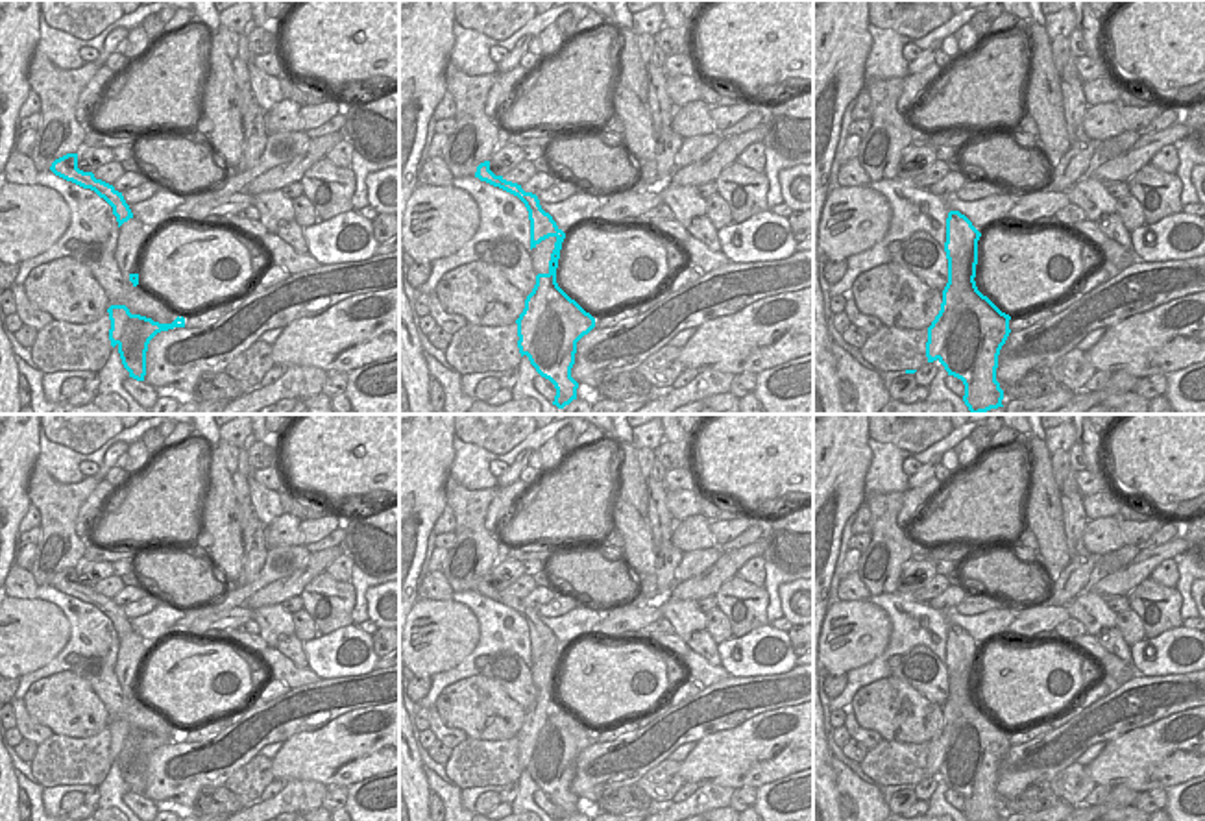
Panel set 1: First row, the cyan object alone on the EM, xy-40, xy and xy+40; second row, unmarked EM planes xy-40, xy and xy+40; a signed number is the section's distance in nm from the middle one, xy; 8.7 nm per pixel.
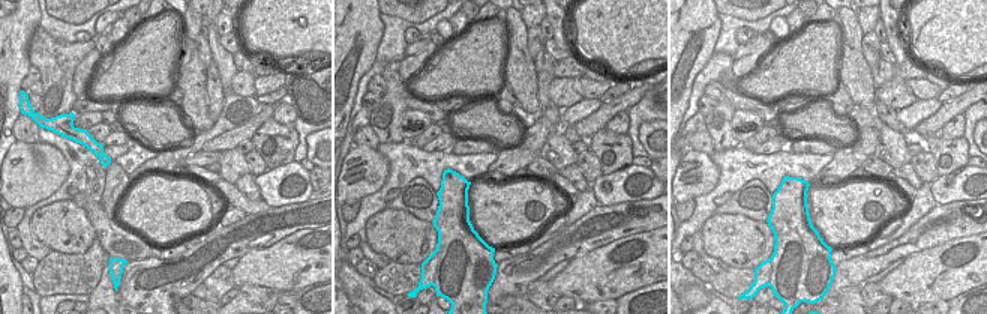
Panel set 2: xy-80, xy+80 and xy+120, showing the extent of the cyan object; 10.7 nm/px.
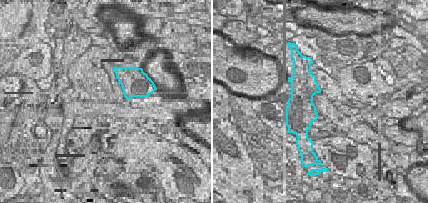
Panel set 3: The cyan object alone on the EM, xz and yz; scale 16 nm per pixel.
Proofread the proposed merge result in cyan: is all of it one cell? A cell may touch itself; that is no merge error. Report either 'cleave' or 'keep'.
cleave

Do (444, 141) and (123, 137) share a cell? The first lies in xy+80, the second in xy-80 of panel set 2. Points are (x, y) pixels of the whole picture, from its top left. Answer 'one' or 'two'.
one

